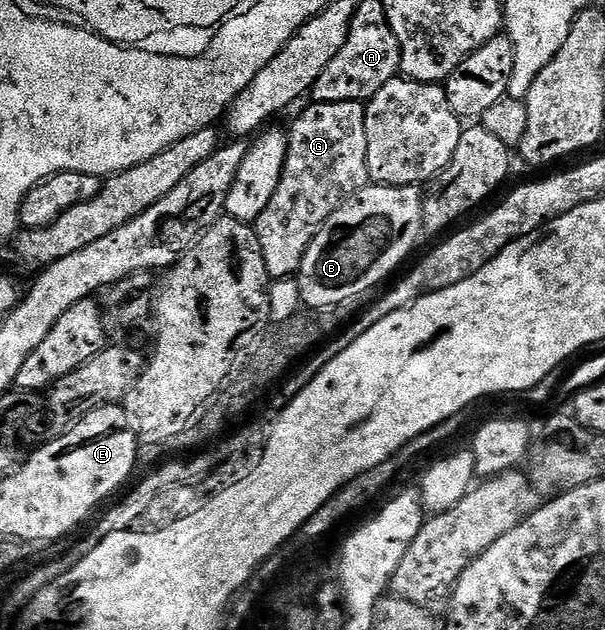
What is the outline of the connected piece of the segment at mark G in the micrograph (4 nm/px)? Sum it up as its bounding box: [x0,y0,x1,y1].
[255,101,371,280]

